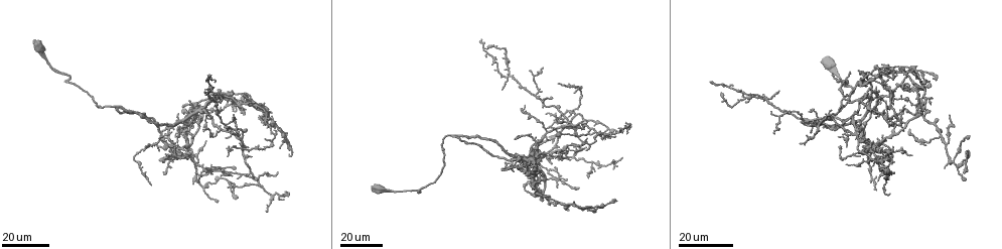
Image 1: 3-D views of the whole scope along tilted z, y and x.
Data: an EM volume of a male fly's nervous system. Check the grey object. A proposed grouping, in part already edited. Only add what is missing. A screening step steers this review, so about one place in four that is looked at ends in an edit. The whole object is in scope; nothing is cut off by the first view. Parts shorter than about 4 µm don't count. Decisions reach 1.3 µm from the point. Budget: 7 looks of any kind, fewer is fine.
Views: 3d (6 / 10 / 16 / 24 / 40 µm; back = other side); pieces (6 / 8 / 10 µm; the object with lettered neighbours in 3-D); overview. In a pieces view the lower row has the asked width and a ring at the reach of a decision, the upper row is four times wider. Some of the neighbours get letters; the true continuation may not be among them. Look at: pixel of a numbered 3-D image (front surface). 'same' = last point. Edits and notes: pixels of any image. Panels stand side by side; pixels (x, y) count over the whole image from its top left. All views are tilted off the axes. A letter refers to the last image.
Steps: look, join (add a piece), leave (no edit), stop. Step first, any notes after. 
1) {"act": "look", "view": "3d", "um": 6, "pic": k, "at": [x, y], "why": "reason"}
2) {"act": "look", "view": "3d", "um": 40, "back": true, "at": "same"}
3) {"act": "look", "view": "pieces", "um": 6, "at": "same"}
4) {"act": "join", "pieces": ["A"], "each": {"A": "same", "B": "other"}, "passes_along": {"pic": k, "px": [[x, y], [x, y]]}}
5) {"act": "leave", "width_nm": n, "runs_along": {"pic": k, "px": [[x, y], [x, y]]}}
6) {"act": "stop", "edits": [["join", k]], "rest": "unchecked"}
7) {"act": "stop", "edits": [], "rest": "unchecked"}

{"act": "look", "view": "3d", "um": 40, "pic": 1, "at": [231, 176]}

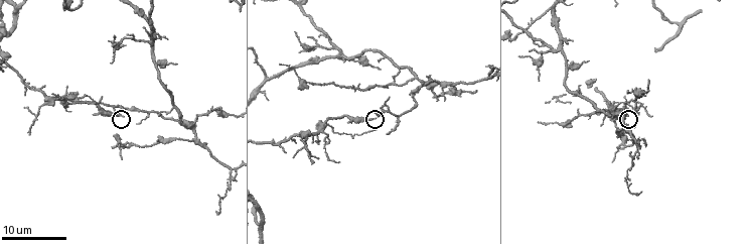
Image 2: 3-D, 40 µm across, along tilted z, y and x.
{"act": "look", "view": "pieces", "um": 10, "pic": 2, "at": [373, 118]}

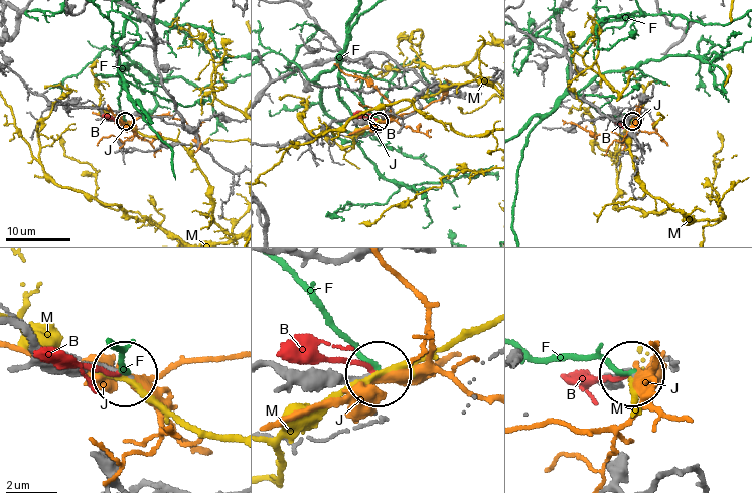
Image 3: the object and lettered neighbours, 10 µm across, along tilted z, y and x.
{"act": "leave", "width_nm": 160, "each": {"B": "other", "F": "other", "J": "other", "M": "other"}, "runs_along": {"pic": 3, "px": [[273, 365], [296, 375], [377, 375]]}, "found": "no lettered piece goes on from it"}

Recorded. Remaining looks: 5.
{"act": "look", "view": "3d", "um": 24, "pic": 1, "at": [535, 192], "why": "an open end"}

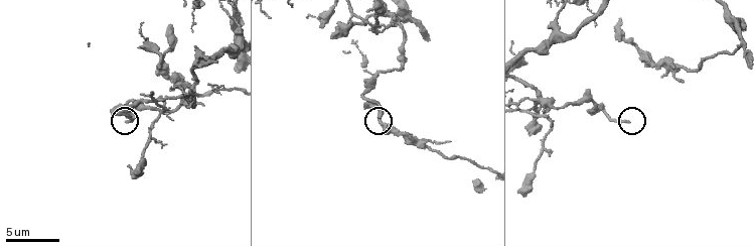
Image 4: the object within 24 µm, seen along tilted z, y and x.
{"act": "look", "view": "pieces", "um": 8, "pic": 4, "at": [127, 121], "why": "see the neighbours"}

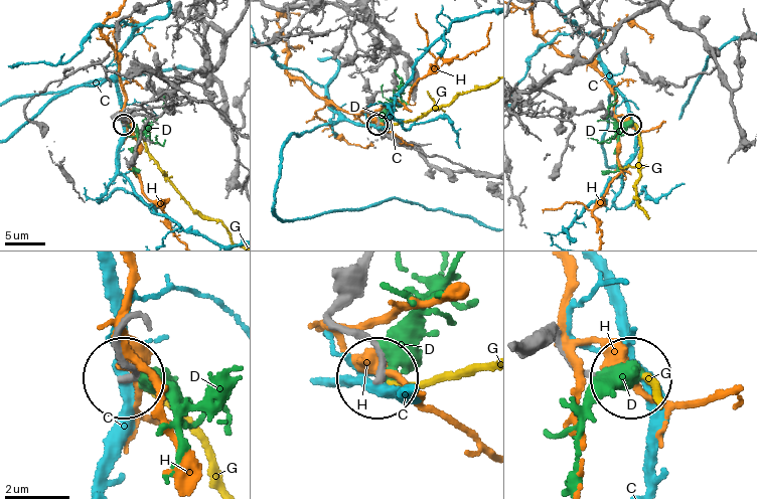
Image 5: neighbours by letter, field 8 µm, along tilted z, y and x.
{"act": "leave", "each": {"C": "other", "D": "other", "G": "other", "H": "other"}, "runs_along": {"pic": 5, "px": [[369, 269], [333, 316], [369, 345], [376, 375]]}, "found": "none of them fits"}

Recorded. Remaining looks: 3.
{"act": "look", "view": "3d", "um": 16, "pic": 2, "at": [29, 130], "why": "branch stops here"}

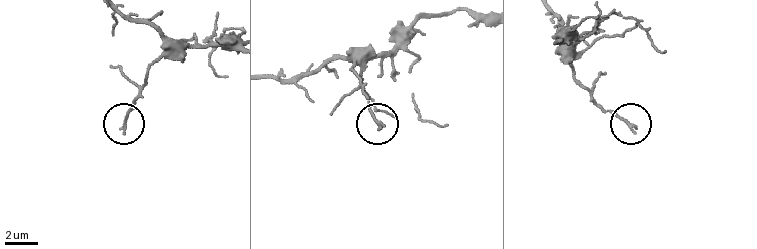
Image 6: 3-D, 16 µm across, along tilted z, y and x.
{"act": "look", "view": "pieces", "um": 8, "pic": 6, "at": [380, 125]}

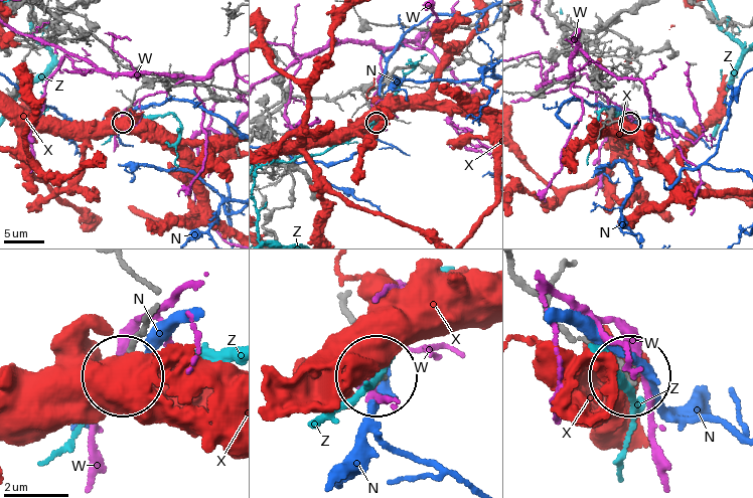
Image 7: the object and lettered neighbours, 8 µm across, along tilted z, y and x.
{"act": "leave", "each": {"N": "other", "W": "other", "X": "other", "Z": "other"}, "found": "none of them fits"}

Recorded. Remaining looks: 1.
{"act": "stop", "edits": [], "rest": "unchecked"}

